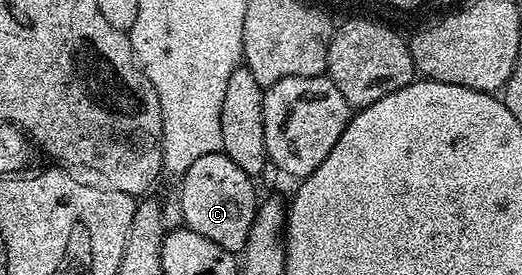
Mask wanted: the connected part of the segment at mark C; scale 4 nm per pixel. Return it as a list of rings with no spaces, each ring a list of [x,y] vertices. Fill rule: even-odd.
[[[223,151],[206,154],[198,158],[190,170],[182,173],[180,184],[180,209],[184,215],[184,224],[194,229],[202,238],[218,242],[222,250],[233,254],[243,253],[246,238],[250,236],[250,226],[256,217],[258,195],[253,177],[248,176]]]

